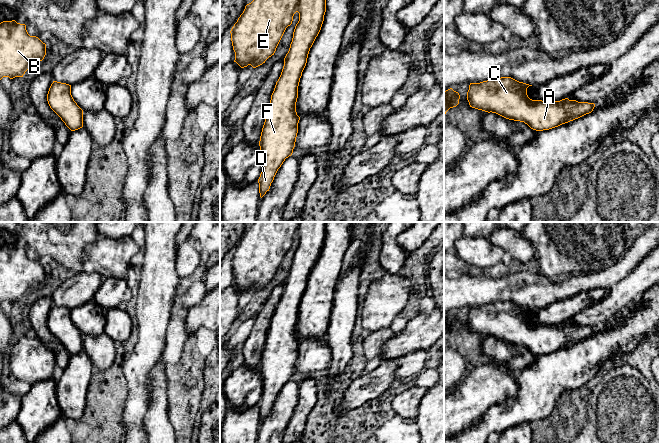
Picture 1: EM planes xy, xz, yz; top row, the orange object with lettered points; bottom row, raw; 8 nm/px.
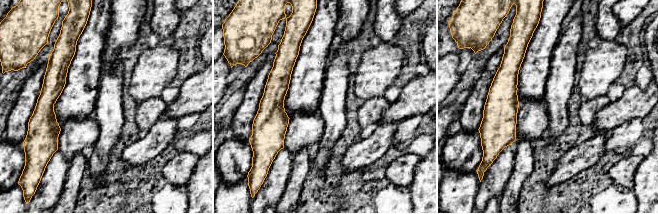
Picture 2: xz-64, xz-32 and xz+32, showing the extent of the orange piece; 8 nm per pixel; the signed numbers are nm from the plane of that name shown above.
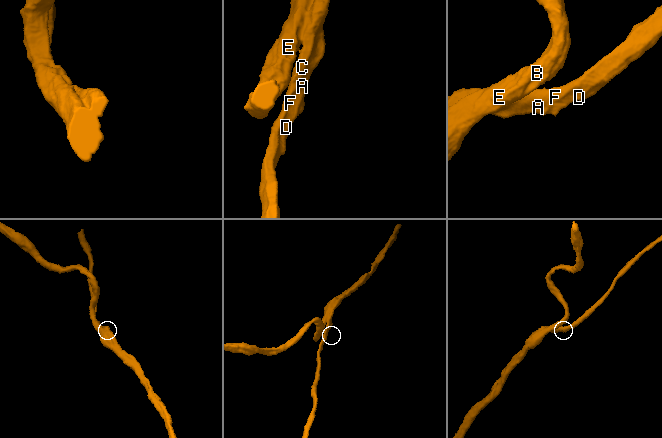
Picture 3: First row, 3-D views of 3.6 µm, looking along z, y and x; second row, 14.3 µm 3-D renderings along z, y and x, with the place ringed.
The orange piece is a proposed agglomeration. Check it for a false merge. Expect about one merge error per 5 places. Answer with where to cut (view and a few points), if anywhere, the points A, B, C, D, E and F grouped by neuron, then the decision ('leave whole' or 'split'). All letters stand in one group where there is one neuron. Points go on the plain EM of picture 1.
no cut; A B C D E F; leave whole

